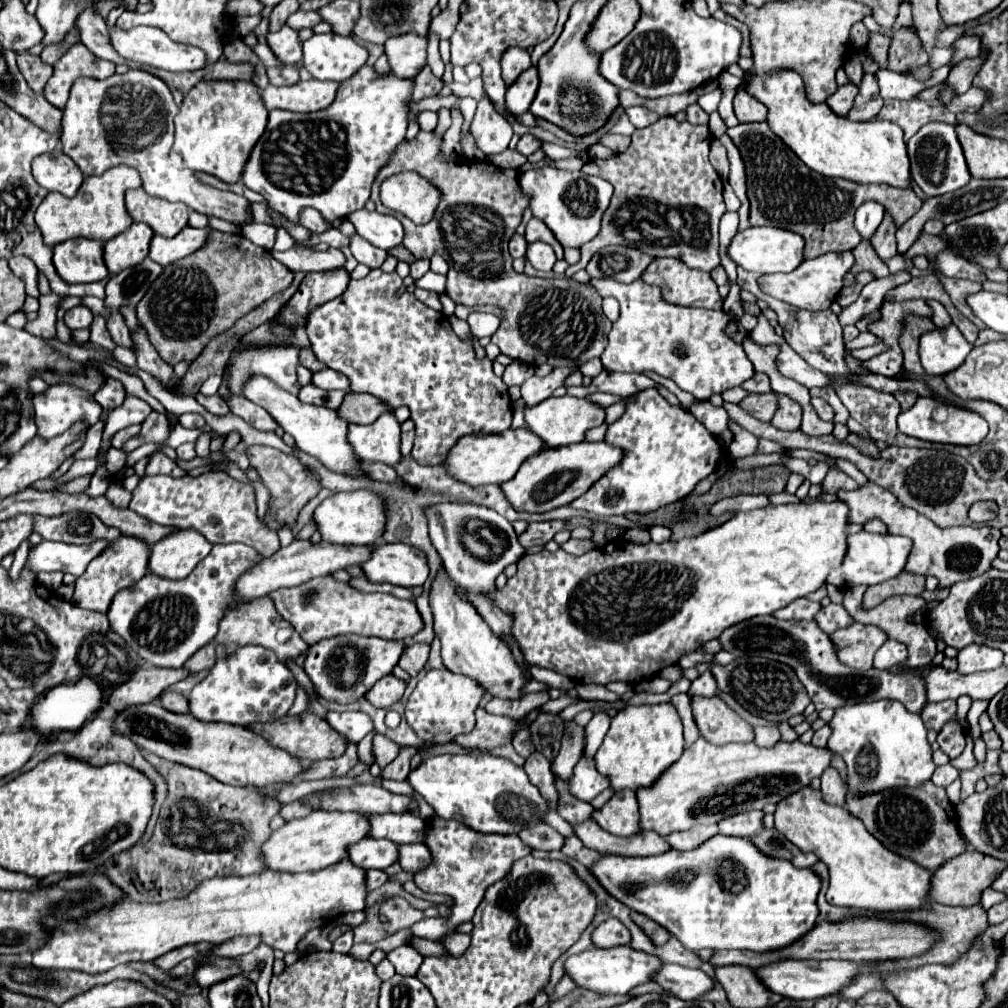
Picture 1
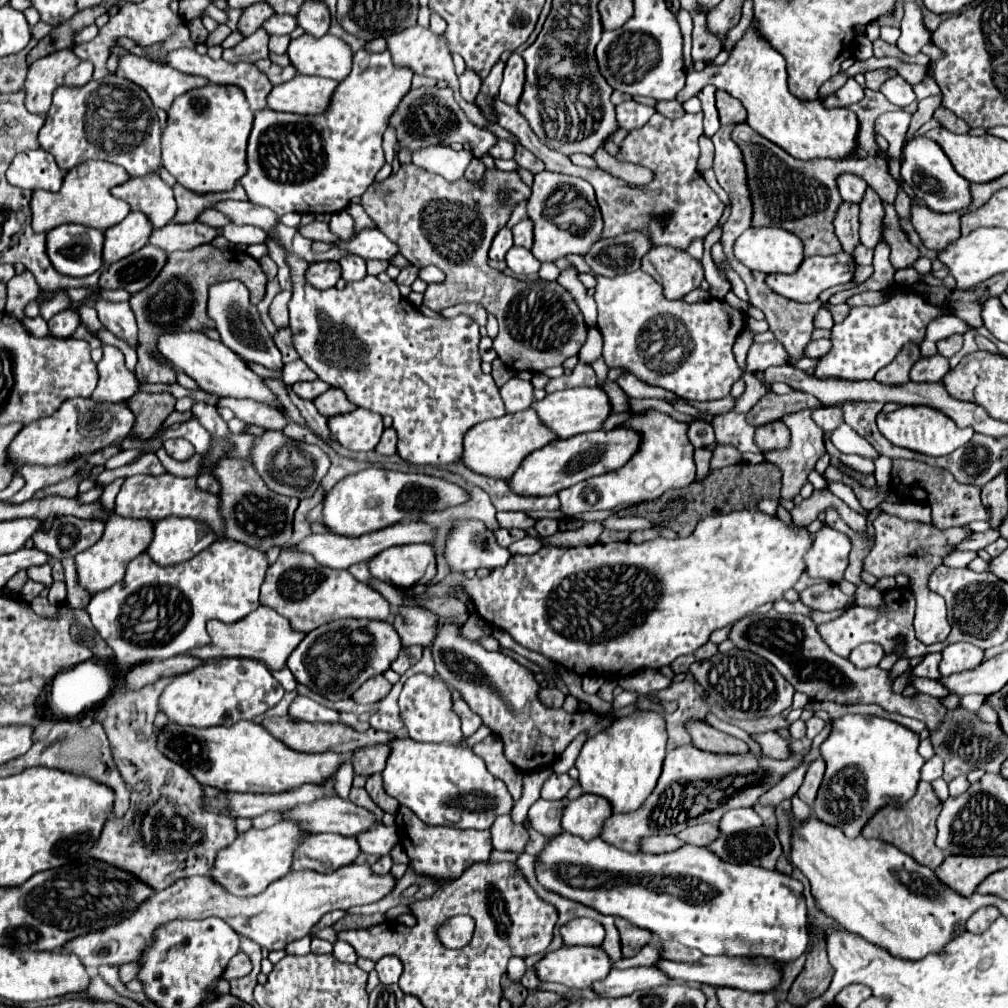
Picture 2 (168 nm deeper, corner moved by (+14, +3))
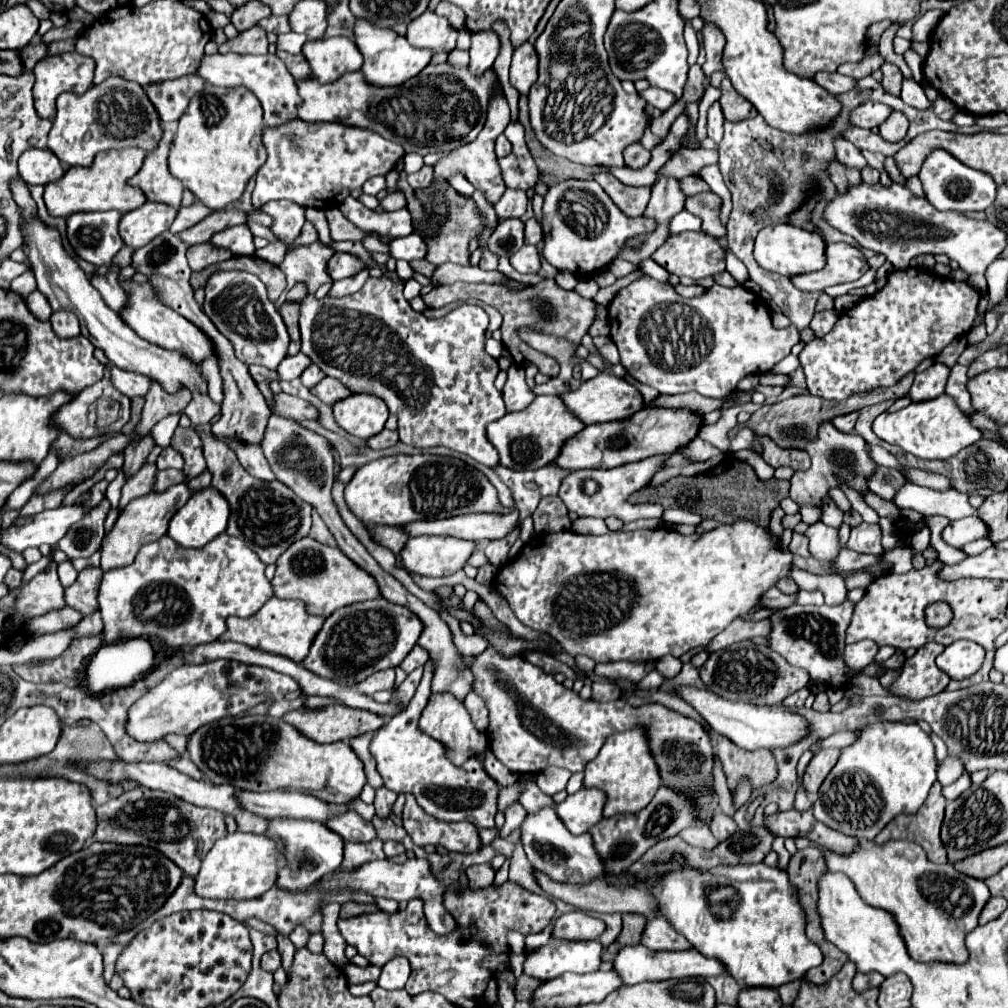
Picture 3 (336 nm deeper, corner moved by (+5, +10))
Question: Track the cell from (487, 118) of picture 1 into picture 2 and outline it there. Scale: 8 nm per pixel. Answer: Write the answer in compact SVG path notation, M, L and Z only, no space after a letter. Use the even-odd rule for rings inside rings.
M464 70L458 76L458 80L460 80L460 94L462 94L462 98L466 102L474 102L476 100L476 94L480 90L480 84L482 84L480 76L474 70Z

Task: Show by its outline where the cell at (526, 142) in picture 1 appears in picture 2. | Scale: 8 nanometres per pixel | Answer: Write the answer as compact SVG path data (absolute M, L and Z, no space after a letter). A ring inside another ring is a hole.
M498 140L498 144L492 146L488 154L490 154L494 160L496 160L496 158L510 160L510 158L514 156L514 146L512 146L512 142L508 142L508 140Z

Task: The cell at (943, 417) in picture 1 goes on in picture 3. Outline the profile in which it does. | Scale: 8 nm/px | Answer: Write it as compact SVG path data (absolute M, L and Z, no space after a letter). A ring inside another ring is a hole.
M949 395L911 403L895 413L881 413L873 423L873 429L879 439L889 441L891 445L901 447L905 453L921 459L949 459L963 447L981 439L979 429L971 425L971 419L957 407L957 403Z

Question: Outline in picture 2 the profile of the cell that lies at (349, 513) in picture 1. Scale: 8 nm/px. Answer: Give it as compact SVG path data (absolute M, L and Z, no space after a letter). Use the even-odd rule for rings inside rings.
M366 468L340 480L324 500L324 524L342 536L362 536L382 530L402 520L418 520L424 514L440 512L448 506L458 506L470 500L470 494L454 482L426 474L406 474L380 468Z

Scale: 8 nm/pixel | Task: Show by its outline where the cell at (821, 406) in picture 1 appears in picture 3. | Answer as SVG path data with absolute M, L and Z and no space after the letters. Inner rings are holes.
M853 411L853 413L847 413L847 415L835 417L831 423L833 423L839 431L843 431L843 433L851 433L853 427L855 427L855 421L857 421L857 413Z

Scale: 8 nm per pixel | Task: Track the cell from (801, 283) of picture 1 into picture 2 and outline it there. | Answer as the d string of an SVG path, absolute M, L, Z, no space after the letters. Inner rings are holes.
M846 252L804 258L794 274L768 274L766 284L796 302L814 302L830 286L846 284L854 276L854 260ZM852 264L852 270L850 270Z

